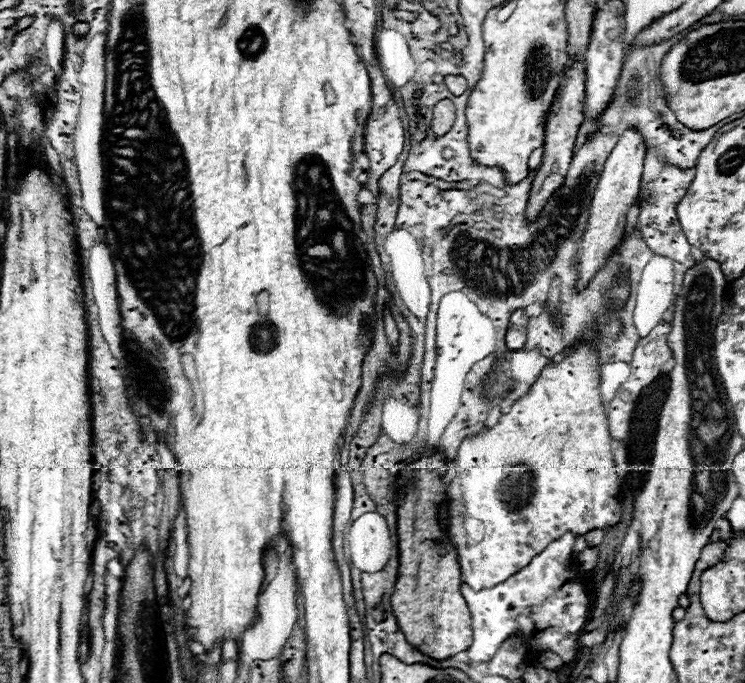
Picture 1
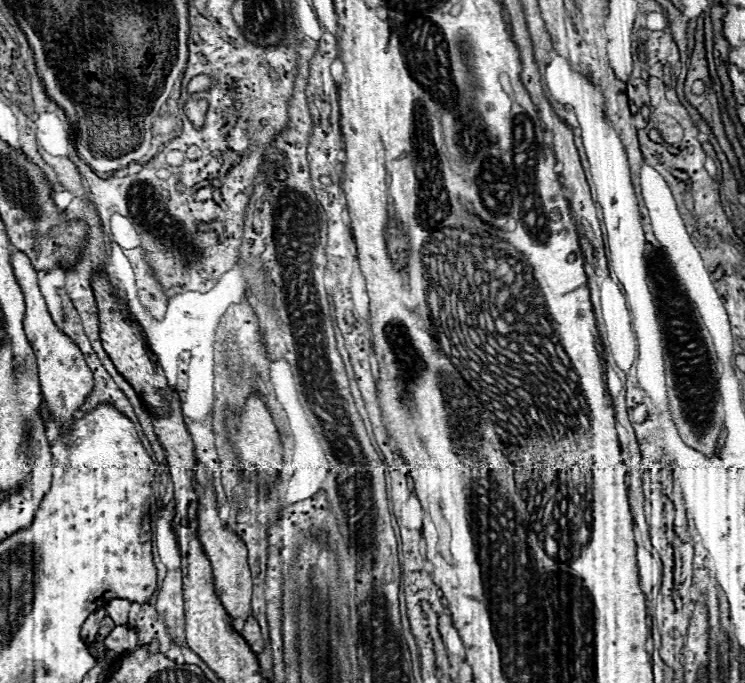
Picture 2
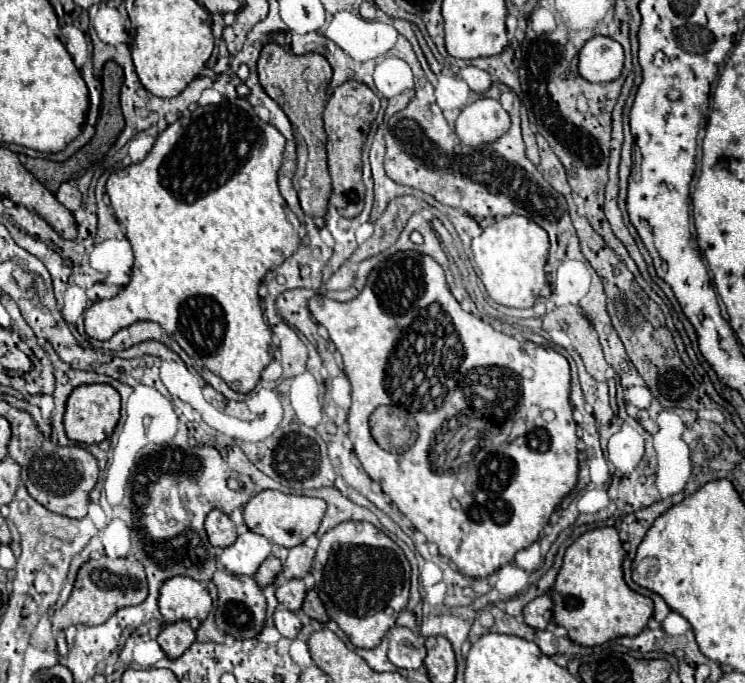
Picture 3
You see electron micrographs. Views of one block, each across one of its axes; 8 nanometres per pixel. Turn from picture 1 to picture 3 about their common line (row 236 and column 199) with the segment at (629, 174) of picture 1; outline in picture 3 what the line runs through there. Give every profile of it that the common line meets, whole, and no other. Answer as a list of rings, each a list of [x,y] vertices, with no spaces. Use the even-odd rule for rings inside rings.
[[[174,576],[170,580],[166,580],[160,586],[160,596],[158,596],[158,608],[160,614],[164,618],[164,622],[178,622],[178,620],[204,620],[210,610],[212,610],[212,598],[208,596],[208,592],[202,588],[200,582],[196,582],[194,578],[188,576]]]

